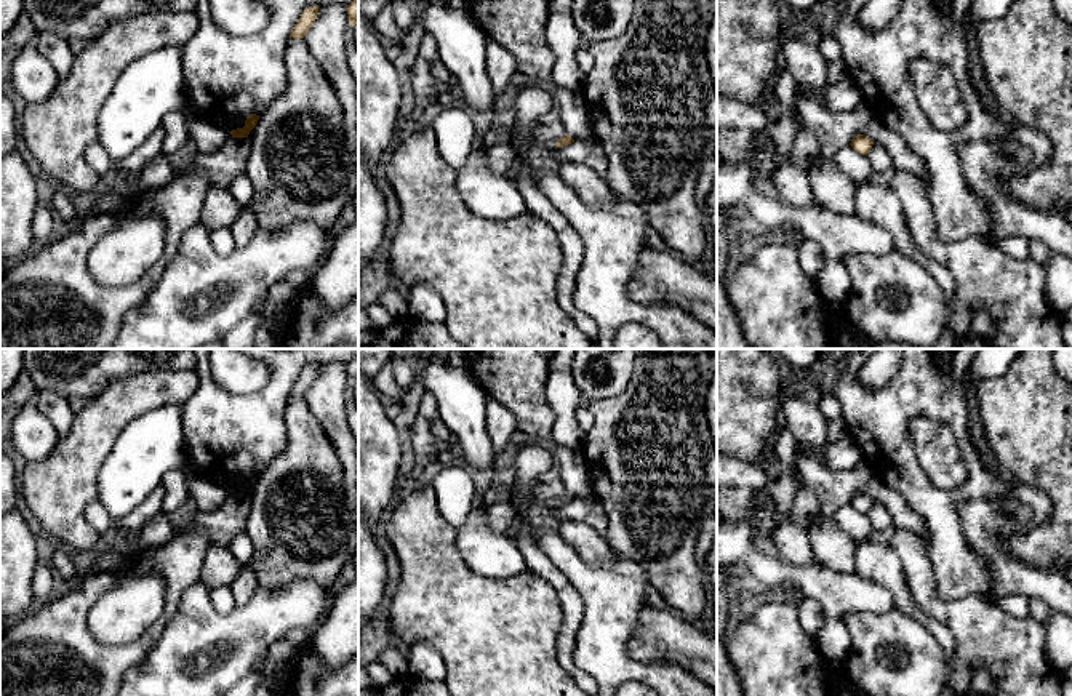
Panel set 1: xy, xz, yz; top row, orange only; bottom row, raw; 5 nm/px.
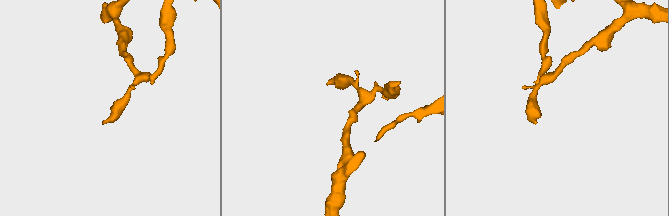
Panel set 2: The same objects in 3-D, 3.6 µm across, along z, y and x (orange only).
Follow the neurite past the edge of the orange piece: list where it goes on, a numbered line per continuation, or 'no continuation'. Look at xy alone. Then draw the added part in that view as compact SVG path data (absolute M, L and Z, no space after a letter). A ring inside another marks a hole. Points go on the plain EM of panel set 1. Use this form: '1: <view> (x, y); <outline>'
no continuation

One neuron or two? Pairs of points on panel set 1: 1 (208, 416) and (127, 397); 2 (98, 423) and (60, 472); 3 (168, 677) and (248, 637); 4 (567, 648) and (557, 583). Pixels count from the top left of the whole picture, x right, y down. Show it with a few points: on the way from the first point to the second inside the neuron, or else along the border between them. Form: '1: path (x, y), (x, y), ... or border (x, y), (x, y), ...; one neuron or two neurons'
1: border (196, 370), (197, 389), (183, 405); two neurons
2: path (92, 436), (72, 460); one neuron
3: path (183, 656), (205, 648), (213, 640), (228, 639); one neuron
4: path (568, 632), (570, 599); one neuron

